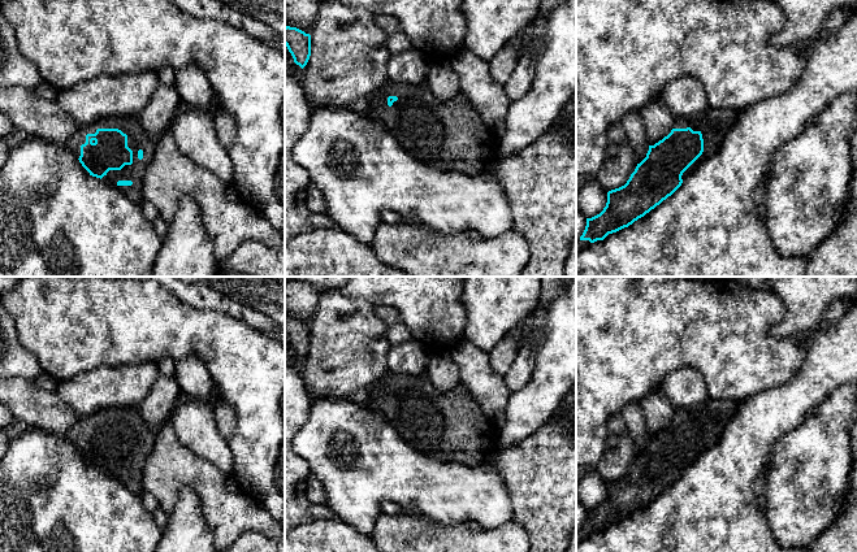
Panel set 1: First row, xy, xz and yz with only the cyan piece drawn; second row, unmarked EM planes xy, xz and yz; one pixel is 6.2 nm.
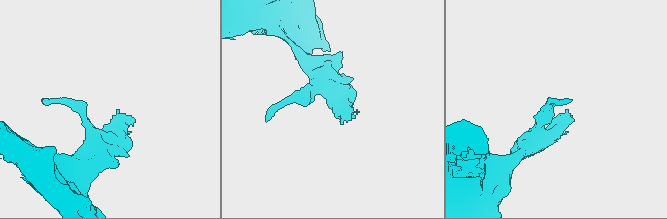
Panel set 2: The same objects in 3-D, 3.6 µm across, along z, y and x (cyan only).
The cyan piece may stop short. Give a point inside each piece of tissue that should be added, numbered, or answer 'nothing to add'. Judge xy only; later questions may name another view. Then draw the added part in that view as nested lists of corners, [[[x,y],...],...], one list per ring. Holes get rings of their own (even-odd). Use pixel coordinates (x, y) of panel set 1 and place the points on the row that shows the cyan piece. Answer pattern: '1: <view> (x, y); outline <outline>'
1: xy (130, 125); outline [[[139,116],[103,117],[82,127],[66,142],[66,148],[77,157],[81,156],[81,145],[86,143],[87,134],[95,134],[98,129],[118,129],[127,135],[127,147],[133,151],[133,164],[121,170],[109,170],[101,179],[109,181],[124,196],[139,204],[143,197],[142,183],[144,173],[153,157],[159,139],[170,132],[170,125],[163,134],[148,135],[139,121]]]

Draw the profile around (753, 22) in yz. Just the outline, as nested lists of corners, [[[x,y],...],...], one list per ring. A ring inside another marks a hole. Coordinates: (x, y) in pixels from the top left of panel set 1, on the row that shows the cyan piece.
[[[576,0],[576,192],[589,178],[597,175],[607,145],[607,131],[611,125],[622,122],[627,113],[637,112],[658,99],[665,86],[681,75],[697,78],[707,96],[709,107],[741,110],[758,101],[789,90],[804,71],[804,58],[798,51],[810,40],[792,47],[775,47],[771,38],[785,23],[785,16],[774,0]]]

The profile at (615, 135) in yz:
[[[622,122],[614,123],[607,131],[607,144],[620,144],[626,140],[626,131]]]

